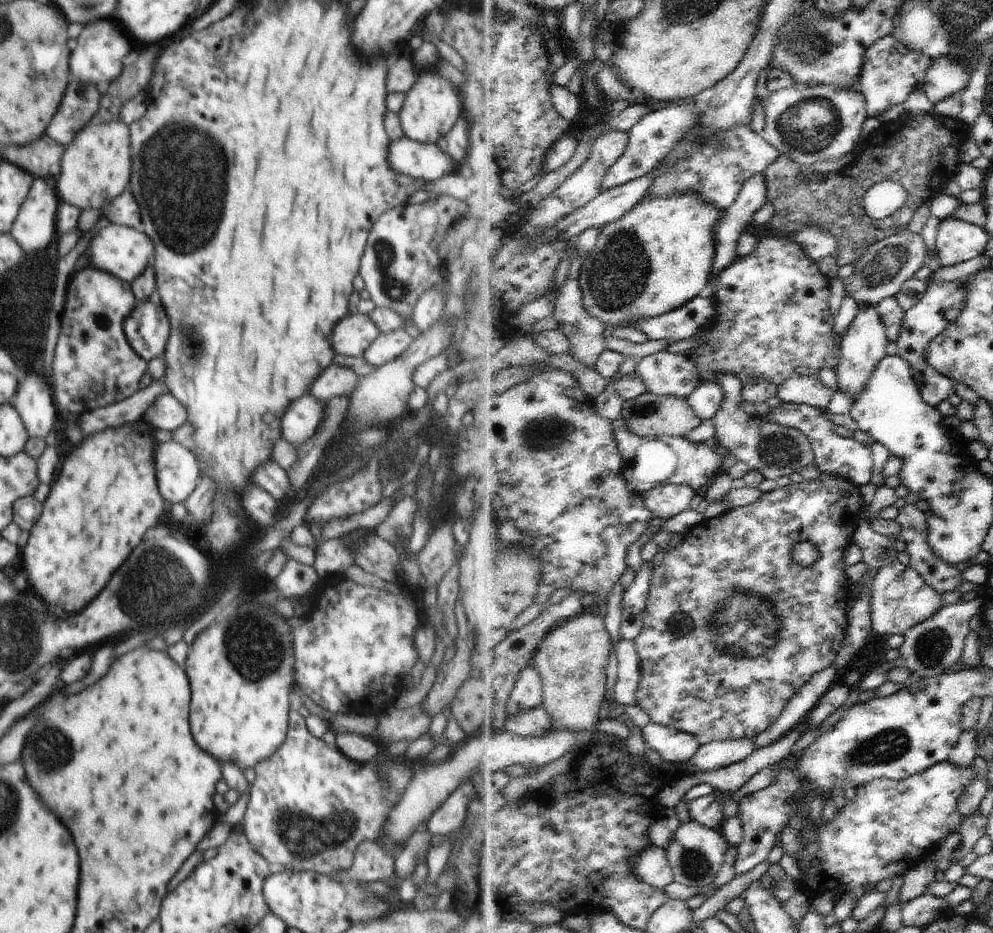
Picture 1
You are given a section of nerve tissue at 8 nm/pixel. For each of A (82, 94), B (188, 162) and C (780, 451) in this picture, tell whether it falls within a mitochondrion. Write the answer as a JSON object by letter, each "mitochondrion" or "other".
{"A":"mitochondrion","B":"mitochondrion","C":"mitochondrion"}

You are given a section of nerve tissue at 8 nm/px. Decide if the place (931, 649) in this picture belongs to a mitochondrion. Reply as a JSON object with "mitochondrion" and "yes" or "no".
{"mitochondrion":"yes"}

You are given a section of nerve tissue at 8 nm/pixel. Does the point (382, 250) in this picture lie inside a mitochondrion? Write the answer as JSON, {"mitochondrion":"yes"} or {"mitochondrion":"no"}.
{"mitochondrion":"yes"}

